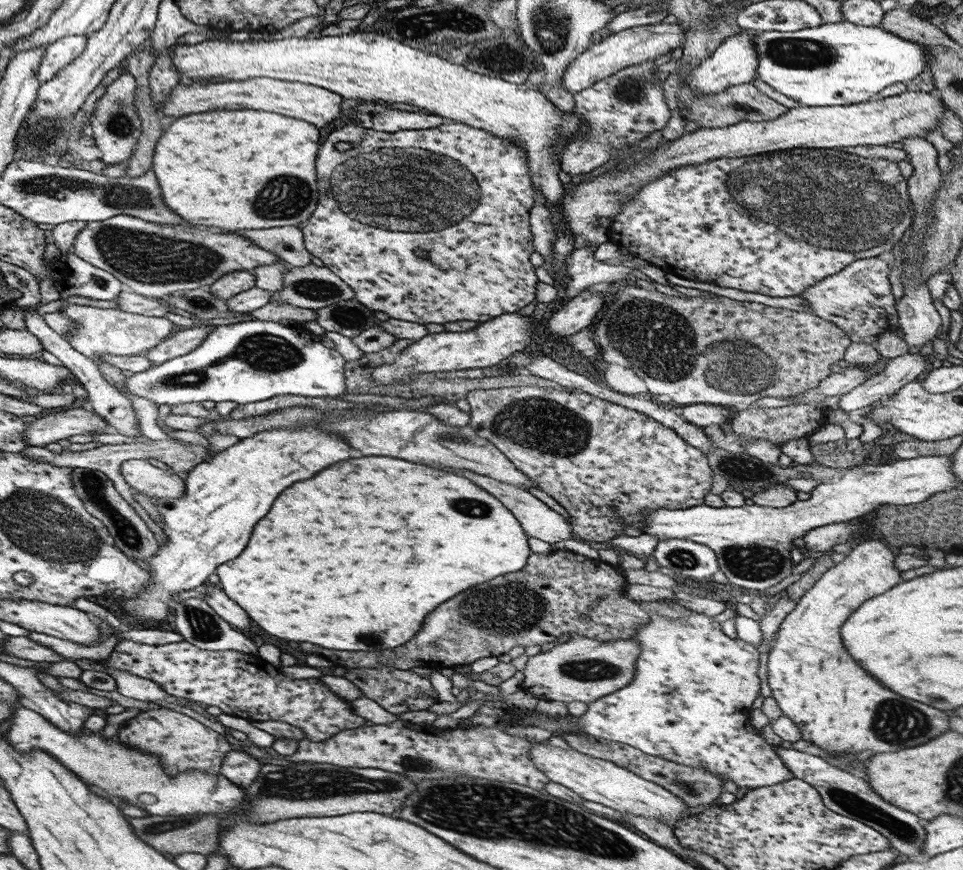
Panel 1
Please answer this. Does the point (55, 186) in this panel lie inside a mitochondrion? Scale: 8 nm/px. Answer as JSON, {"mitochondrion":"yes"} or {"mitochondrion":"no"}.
{"mitochondrion":"yes"}

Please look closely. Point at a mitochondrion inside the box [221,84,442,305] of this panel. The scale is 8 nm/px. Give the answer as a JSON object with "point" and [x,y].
{"point":[285,196]}

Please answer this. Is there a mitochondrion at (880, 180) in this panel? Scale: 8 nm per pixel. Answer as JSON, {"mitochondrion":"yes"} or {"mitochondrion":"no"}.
{"mitochondrion":"yes"}

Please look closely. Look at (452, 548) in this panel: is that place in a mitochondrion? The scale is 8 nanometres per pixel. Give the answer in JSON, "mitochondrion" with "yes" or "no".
{"mitochondrion":"no"}

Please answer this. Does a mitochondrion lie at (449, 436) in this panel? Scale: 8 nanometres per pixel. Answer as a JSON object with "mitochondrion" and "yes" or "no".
{"mitochondrion":"yes"}

